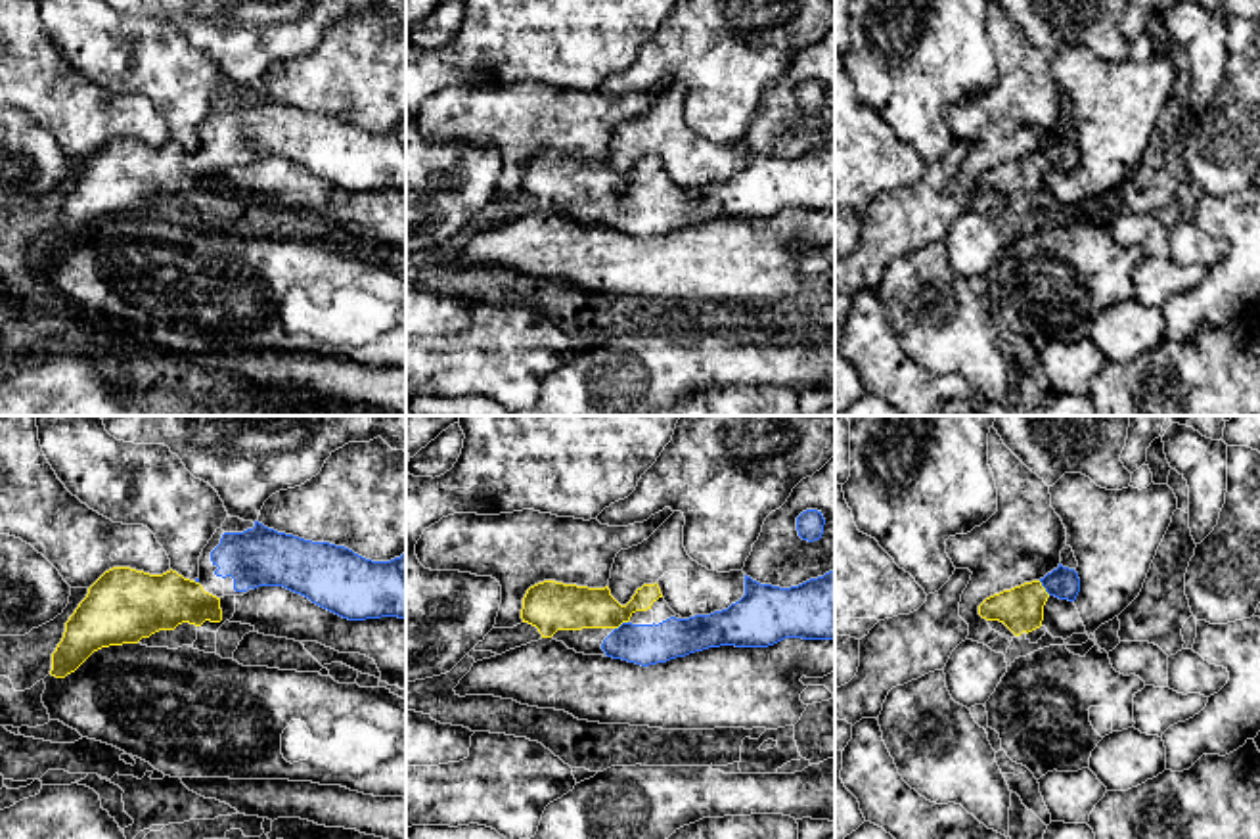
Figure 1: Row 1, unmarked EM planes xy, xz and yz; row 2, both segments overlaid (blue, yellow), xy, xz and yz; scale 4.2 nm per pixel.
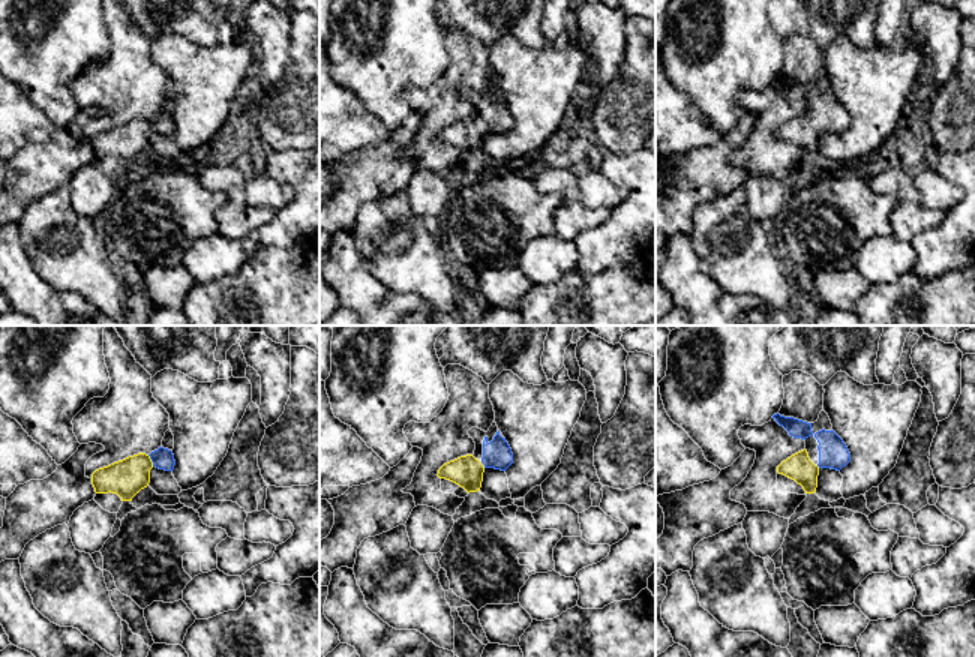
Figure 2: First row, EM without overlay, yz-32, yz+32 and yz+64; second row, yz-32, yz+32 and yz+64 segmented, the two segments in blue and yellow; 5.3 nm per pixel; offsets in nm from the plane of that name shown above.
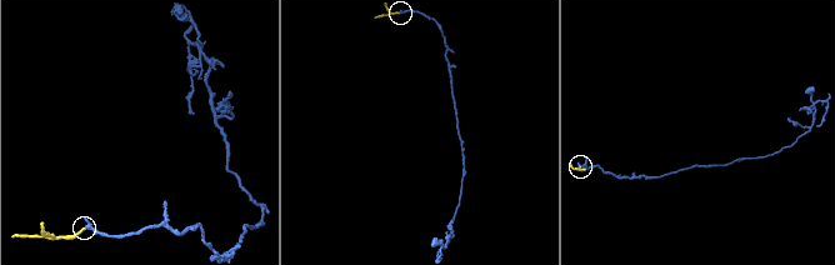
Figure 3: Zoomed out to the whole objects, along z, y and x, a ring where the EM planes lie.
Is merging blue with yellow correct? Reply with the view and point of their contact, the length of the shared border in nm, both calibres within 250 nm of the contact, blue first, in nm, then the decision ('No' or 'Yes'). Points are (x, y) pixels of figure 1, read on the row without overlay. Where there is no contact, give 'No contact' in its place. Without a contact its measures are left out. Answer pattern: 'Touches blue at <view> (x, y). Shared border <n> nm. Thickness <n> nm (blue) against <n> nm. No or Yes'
Touches blue at yz (1044, 158). Shared border 80 nm. Thickness 140 nm (blue) against 190 nm. Yes

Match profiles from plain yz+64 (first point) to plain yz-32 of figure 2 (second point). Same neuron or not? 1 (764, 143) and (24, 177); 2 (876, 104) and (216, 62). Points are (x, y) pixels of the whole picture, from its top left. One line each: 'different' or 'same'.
1: different
2: same

